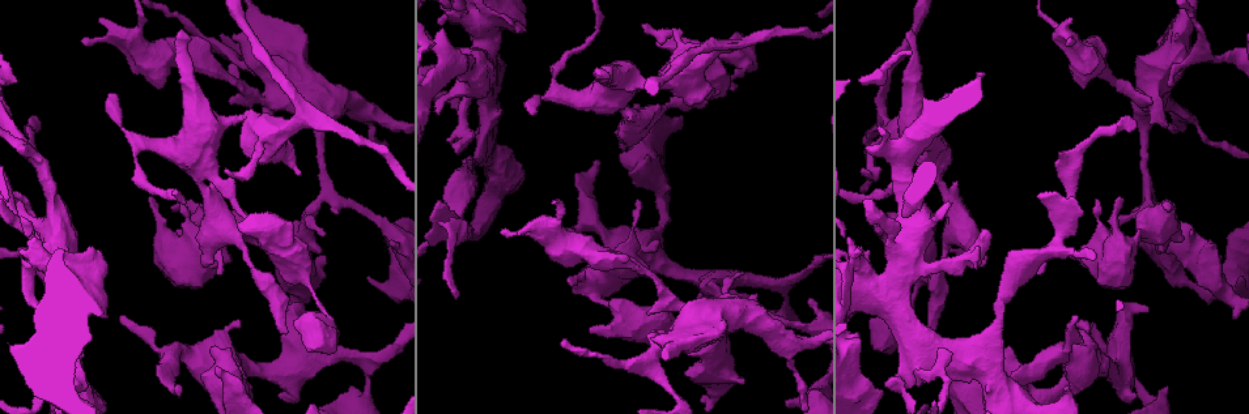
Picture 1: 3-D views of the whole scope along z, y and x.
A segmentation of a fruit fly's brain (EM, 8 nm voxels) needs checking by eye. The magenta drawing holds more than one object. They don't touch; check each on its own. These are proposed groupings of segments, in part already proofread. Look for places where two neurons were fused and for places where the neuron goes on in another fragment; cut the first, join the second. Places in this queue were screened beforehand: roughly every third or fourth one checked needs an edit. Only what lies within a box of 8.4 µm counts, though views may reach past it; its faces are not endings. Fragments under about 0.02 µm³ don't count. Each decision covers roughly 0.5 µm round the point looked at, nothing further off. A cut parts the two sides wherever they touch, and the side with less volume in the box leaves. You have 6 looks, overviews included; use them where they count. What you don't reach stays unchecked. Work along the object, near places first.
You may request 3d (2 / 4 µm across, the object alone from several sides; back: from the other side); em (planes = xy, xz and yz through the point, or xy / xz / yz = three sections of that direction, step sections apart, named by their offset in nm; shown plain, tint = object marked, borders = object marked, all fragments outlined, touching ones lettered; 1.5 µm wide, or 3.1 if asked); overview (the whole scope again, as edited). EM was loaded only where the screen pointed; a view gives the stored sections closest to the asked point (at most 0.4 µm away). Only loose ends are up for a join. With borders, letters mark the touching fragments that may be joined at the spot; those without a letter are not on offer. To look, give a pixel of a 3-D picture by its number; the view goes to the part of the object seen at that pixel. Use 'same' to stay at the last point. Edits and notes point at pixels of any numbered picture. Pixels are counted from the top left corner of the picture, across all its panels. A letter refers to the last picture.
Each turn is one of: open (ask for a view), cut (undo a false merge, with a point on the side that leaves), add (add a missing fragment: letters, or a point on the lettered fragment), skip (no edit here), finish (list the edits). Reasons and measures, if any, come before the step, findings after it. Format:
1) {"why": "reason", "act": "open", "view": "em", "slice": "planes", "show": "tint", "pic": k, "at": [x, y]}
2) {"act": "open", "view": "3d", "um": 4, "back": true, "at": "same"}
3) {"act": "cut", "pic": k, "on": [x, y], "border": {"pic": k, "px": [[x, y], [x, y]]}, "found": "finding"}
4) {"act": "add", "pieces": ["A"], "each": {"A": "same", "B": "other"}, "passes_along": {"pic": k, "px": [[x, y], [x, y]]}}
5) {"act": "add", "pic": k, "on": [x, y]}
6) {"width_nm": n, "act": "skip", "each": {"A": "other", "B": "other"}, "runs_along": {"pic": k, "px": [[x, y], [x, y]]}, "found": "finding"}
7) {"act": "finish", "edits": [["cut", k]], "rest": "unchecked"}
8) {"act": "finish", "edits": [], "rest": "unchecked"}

{"why": "thick end", "act": "open", "view": "em", "slice": "planes", "show": "borders", "pic": 1, "at": [1149, 310]}

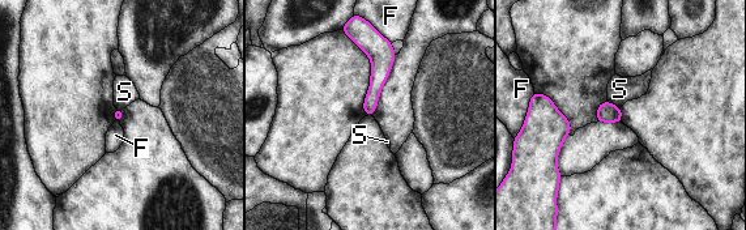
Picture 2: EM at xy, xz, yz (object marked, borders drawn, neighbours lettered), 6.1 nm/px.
{"act": "skip", "each": {"F": "other", "S": "other"}, "found": "none of them fits"}

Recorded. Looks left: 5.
{"why": "sharp bend", "act": "open", "view": "3d", "um": 2, "pic": 1, "at": [946, 380]}

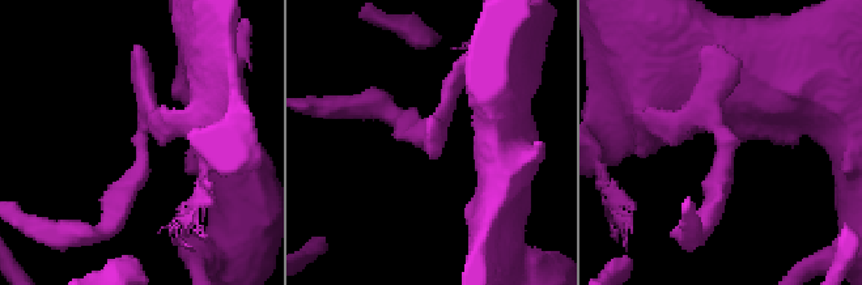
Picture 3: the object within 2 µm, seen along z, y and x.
{"act": "open", "view": "em", "slice": "planes", "show": "borders", "pic": 3, "at": [720, 140]}

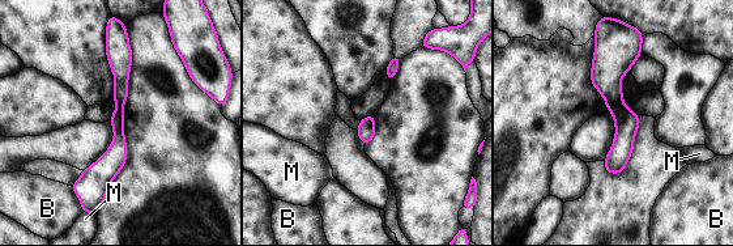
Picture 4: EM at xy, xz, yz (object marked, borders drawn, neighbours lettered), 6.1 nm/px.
{"width_nm": 90, "act": "cut", "pic": 4, "on": [626, 121], "each": {"B": "other", "M": "other"}, "part_leaving": {"pic": 4, "px": [[119, 113], [97, 196]]}, "found": "two neurons meet here"}

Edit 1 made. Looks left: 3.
{"act": "finish", "edits": [["cut", 4]], "rest": "unchecked"}

